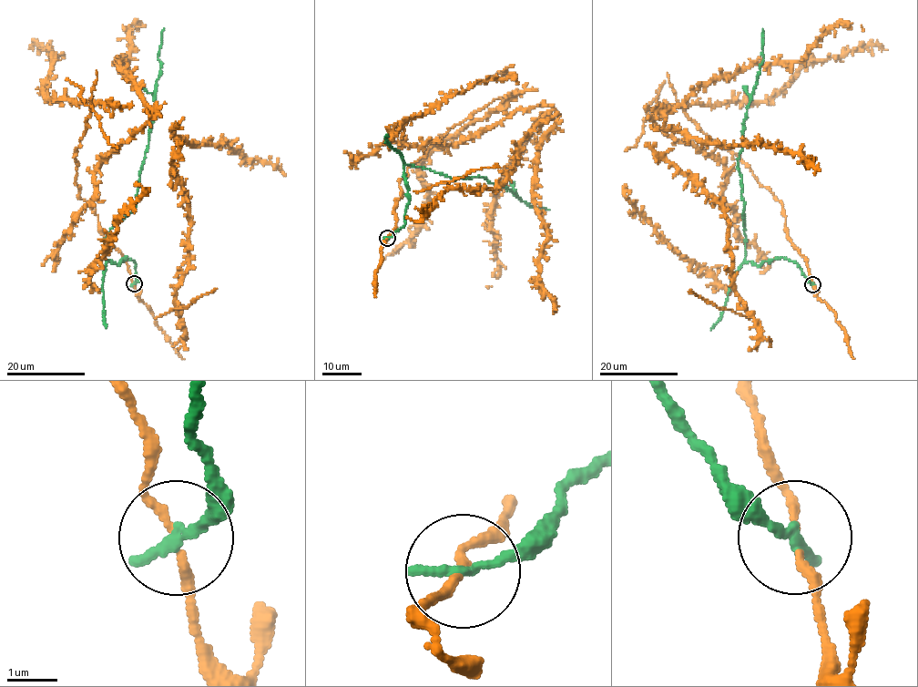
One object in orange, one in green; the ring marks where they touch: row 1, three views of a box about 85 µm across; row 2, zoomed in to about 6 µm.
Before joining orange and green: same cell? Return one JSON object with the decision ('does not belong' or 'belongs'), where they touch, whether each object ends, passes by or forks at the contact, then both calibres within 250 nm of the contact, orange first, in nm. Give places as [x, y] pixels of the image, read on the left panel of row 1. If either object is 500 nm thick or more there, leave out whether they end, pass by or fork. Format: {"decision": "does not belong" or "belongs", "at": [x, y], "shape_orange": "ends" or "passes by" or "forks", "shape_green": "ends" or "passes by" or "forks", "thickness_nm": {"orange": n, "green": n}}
{"decision": "does not belong", "at": [134, 283], "shape_orange": "passes by", "shape_green": "ends", "thickness_nm": {"orange": 140, "green": 240}}

